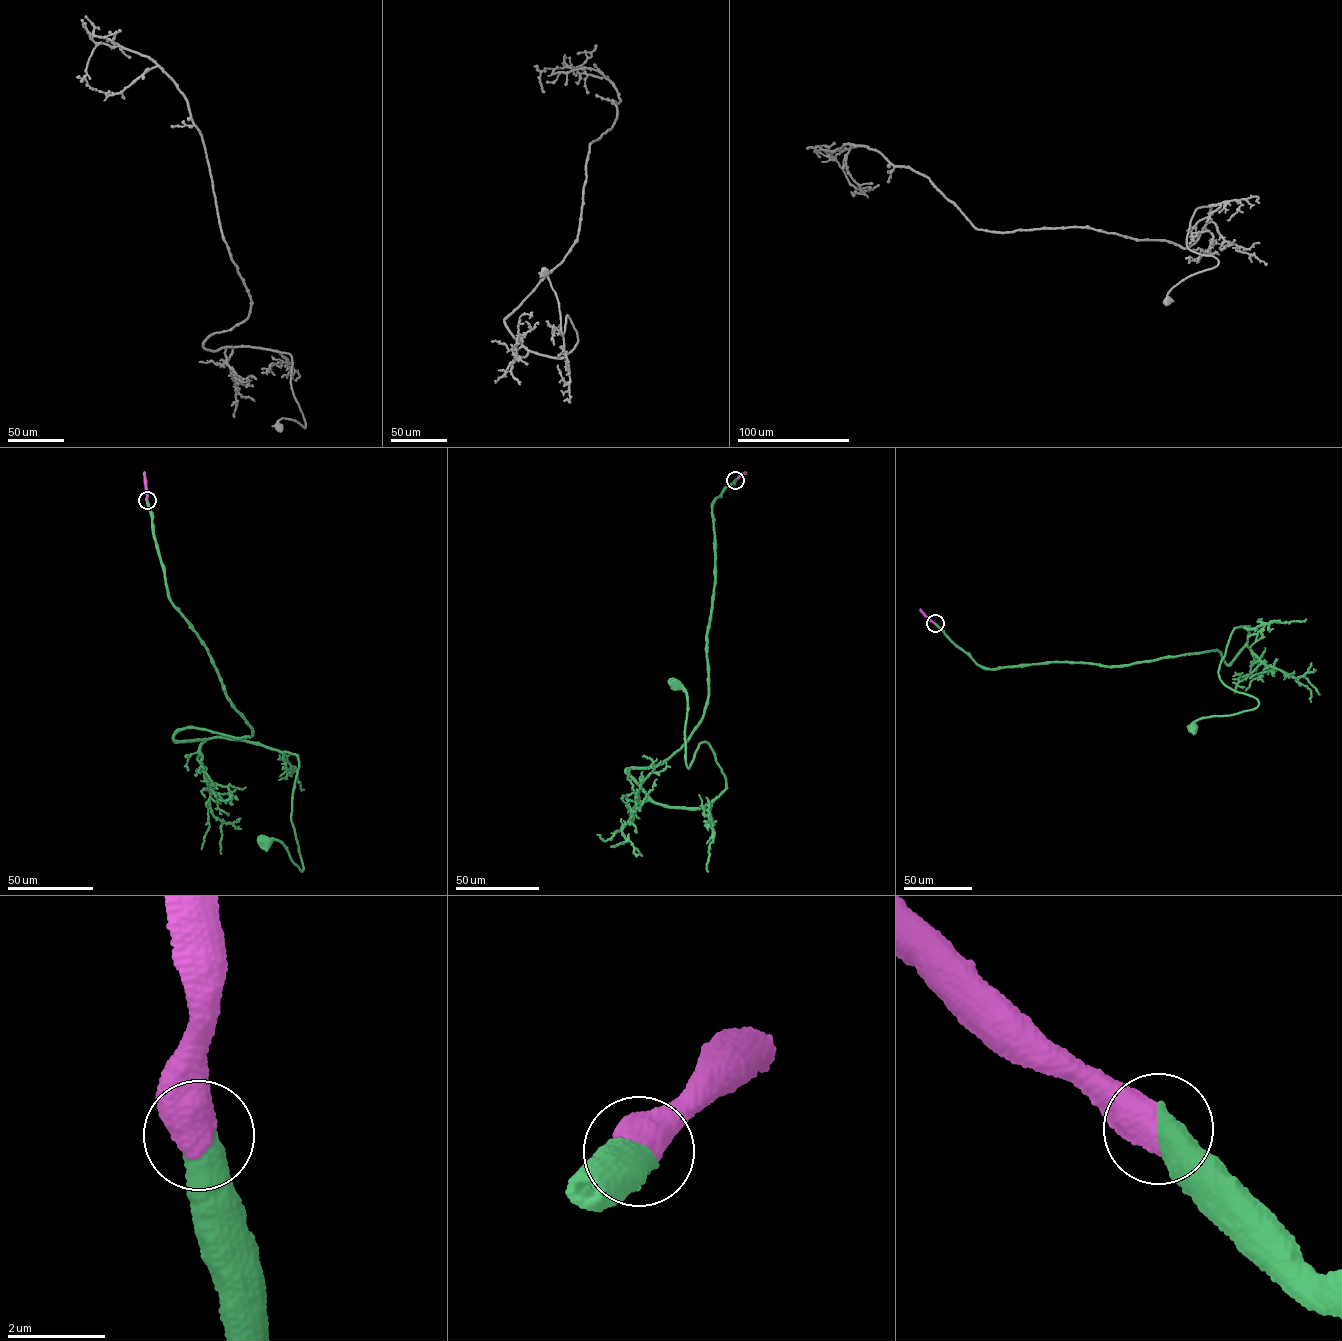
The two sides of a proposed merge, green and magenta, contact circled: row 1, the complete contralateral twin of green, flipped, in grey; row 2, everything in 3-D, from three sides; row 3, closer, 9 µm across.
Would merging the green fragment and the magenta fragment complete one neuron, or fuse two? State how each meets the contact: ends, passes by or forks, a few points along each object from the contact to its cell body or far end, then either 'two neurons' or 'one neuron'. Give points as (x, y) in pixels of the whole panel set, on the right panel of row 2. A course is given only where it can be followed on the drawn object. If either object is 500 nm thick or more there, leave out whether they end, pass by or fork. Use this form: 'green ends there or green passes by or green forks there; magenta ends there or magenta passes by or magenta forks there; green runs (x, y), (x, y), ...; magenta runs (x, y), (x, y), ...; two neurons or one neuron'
green runs (935, 623), (991, 669), (1217, 650), (1231, 664), (1248, 625), (1233, 630), (1218, 675), (1258, 705), (1194, 728); magenta runs (935, 623), (920, 609); one neuron

